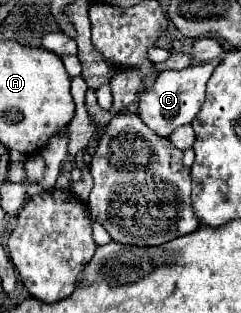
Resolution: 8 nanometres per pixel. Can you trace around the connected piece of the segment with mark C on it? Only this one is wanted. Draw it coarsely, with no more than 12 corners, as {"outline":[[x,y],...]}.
{"outline":[[213,64],[165,70],[139,96],[159,136],[191,124]]}

